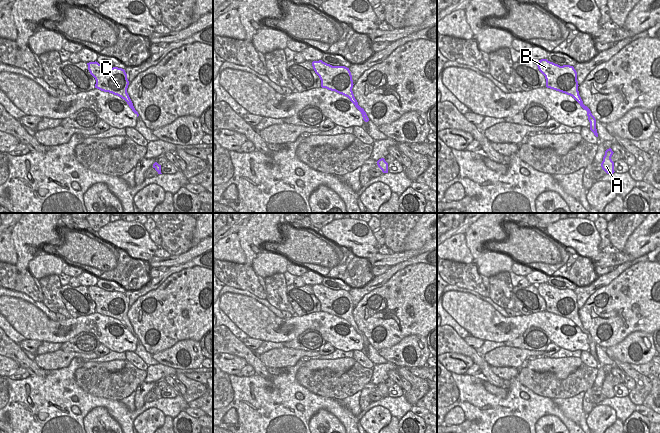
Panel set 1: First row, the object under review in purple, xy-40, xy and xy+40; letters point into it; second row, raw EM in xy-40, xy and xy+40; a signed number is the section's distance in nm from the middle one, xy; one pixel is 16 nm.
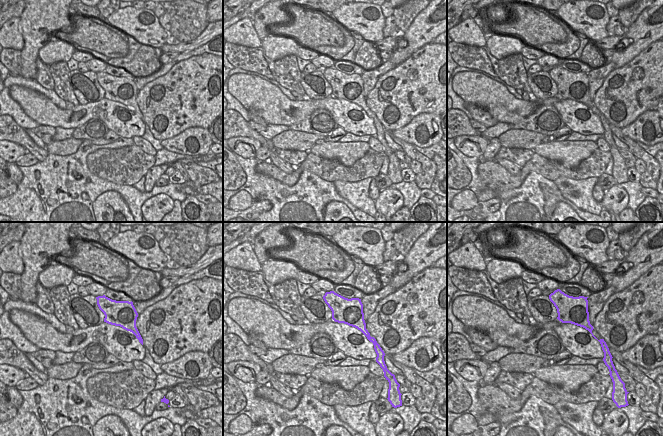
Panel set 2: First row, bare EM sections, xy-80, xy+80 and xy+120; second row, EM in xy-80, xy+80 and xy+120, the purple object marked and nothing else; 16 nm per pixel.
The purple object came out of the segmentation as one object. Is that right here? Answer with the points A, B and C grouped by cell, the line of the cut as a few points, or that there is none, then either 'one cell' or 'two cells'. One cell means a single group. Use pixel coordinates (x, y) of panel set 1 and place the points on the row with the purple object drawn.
A B C | no cut | one cell

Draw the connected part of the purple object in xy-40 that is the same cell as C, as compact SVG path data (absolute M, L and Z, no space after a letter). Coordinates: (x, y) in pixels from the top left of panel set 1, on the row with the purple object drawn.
M98 62L87 63L90 74L95 78L95 88L117 95L124 99L132 111L139 116L127 93L129 81L124 69L118 67L105 67Z

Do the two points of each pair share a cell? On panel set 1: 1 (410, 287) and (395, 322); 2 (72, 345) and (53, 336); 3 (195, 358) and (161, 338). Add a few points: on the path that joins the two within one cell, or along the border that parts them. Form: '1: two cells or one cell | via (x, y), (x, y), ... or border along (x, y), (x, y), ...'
1: one cell | via (410, 296), (410, 299), (396, 313)
2: two cells | border along (87, 332), (76, 334), (62, 344)
3: two cells | border along (196, 340), (178, 340), (170, 347), (152, 355)

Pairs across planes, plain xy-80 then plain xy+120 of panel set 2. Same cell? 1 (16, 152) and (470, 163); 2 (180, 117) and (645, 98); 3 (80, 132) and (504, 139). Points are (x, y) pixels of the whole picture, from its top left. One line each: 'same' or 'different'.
1: different
2: same
3: different

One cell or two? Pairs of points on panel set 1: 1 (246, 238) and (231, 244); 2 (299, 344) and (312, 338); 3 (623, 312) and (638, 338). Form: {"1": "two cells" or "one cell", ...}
{"1": "two cells", "2": "one cell", "3": "two cells"}

